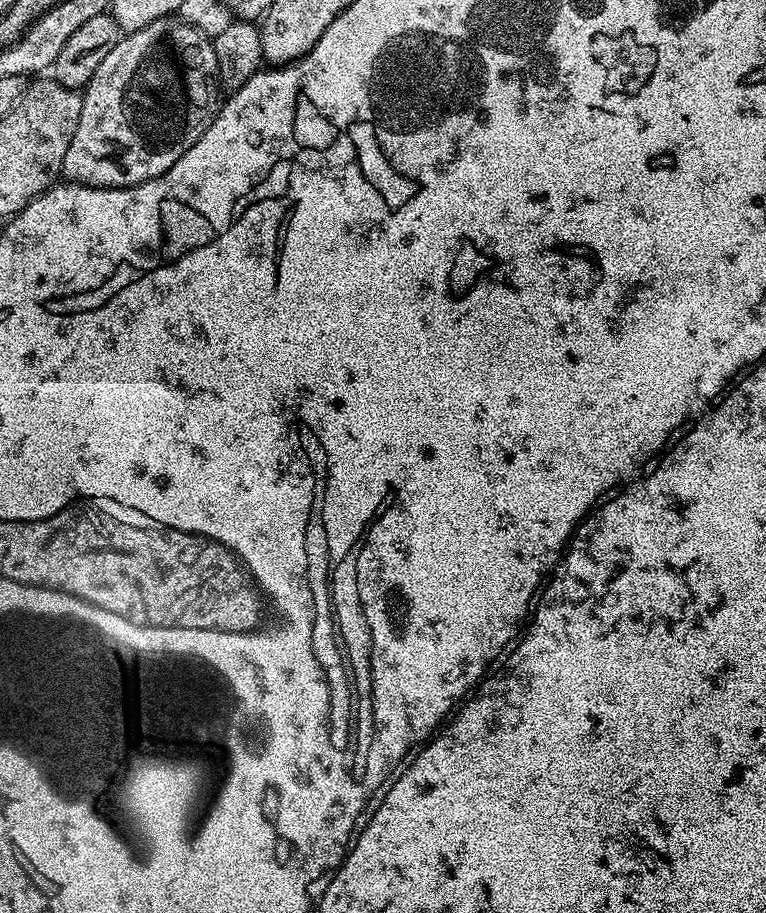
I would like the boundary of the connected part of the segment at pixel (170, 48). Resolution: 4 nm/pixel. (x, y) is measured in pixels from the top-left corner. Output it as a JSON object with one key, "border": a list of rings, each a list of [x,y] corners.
{"border":[[[167,16],[158,22],[150,22],[150,26],[142,26],[142,30],[121,35],[114,50],[110,50],[110,54],[102,58],[98,70],[94,70],[90,82],[83,89],[82,114],[78,114],[78,130],[74,130],[74,138],[70,138],[70,150],[66,150],[62,169],[63,179],[74,184],[87,184],[89,188],[134,188],[142,182],[158,178],[163,172],[170,170],[170,166],[174,166],[174,162],[178,162],[178,158],[182,158],[182,154],[186,154],[186,150],[190,150],[190,146],[194,146],[194,142],[198,142],[202,134],[206,134],[221,103],[218,58],[214,54],[214,46],[209,36],[176,16]]]}

